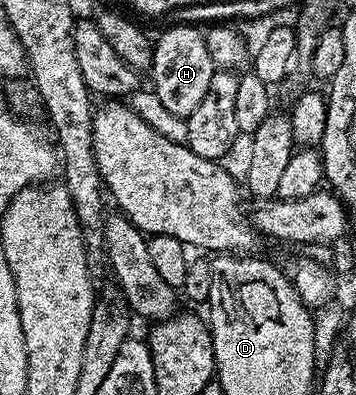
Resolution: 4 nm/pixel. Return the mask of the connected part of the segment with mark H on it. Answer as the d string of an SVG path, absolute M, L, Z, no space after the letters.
M172 26L155 39L152 47L152 65L150 88L162 100L166 112L185 120L202 104L206 92L210 89L210 76L218 69L210 60L210 48L206 48L205 31L196 26Z

